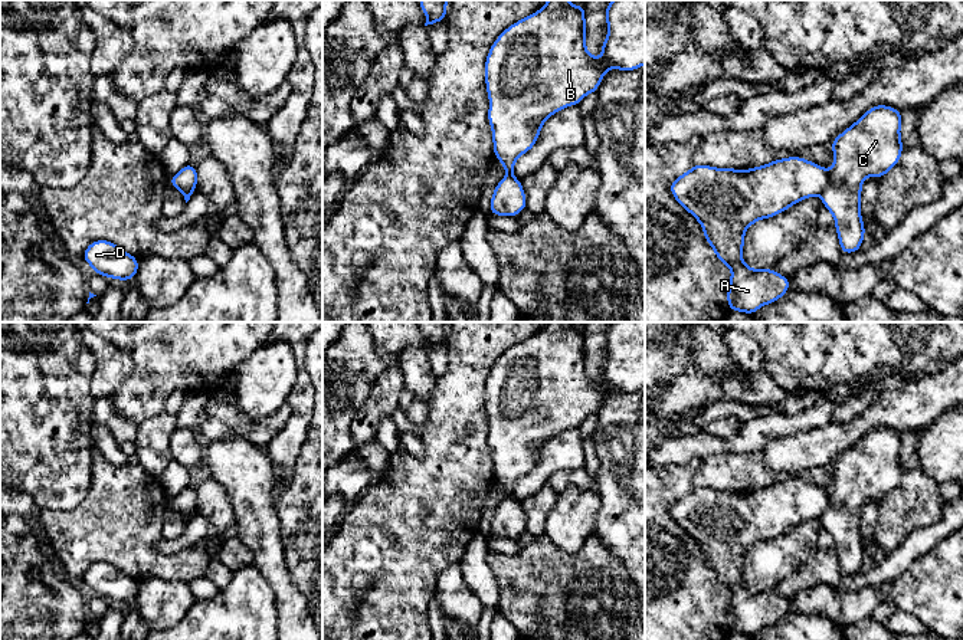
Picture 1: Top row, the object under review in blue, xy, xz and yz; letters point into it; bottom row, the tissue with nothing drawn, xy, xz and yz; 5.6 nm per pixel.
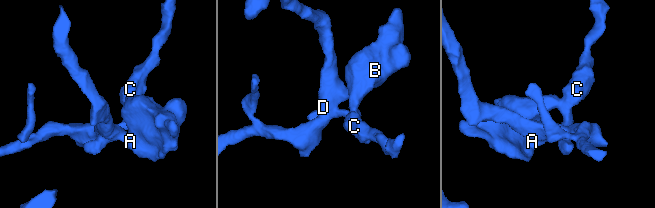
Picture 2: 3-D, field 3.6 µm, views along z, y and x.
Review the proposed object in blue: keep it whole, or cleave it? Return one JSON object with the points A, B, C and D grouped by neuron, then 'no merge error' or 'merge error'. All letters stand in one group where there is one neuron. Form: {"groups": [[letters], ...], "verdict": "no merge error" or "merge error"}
{"groups": [["A", "B", "D"], ["C"]], "verdict": "merge error"}

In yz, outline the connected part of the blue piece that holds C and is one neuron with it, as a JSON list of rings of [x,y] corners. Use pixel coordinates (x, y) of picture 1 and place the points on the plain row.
[[[875,427],[831,465],[833,486],[820,522],[835,541],[842,575],[861,571],[865,558],[859,525],[862,505],[865,499],[881,500],[898,486],[901,444],[898,431]]]

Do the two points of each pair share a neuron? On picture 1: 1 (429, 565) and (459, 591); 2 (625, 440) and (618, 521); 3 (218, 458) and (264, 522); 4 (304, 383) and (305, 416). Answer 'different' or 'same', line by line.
1: different
2: same
3: same
4: same

